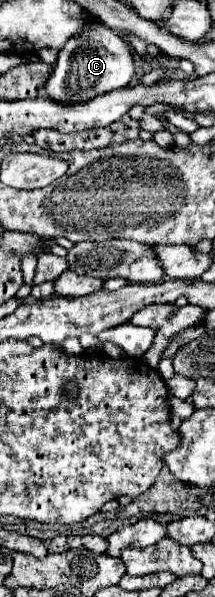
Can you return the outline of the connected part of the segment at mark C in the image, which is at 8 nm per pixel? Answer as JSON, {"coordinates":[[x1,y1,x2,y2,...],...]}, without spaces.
{"coordinates":[[98,22,90,30,84,30,80,36,70,38,66,42,66,46,58,54,54,74,50,76,44,90,48,98,58,100,58,104,82,104,98,94,128,86,132,76,134,58,130,54,128,44,110,28,106,28,106,24]]}

